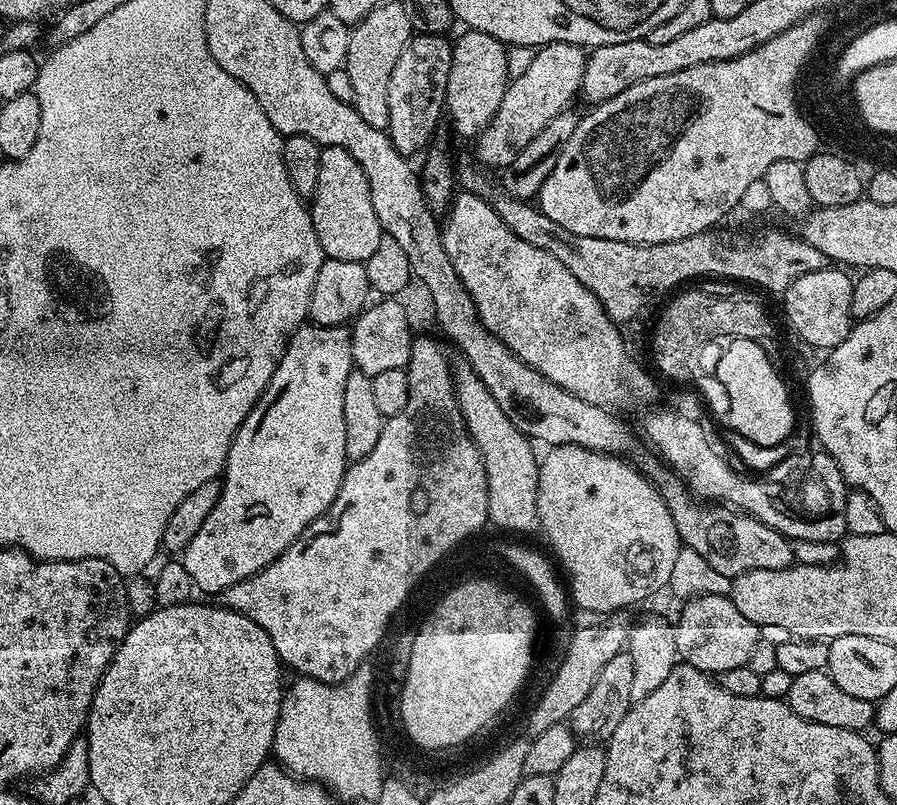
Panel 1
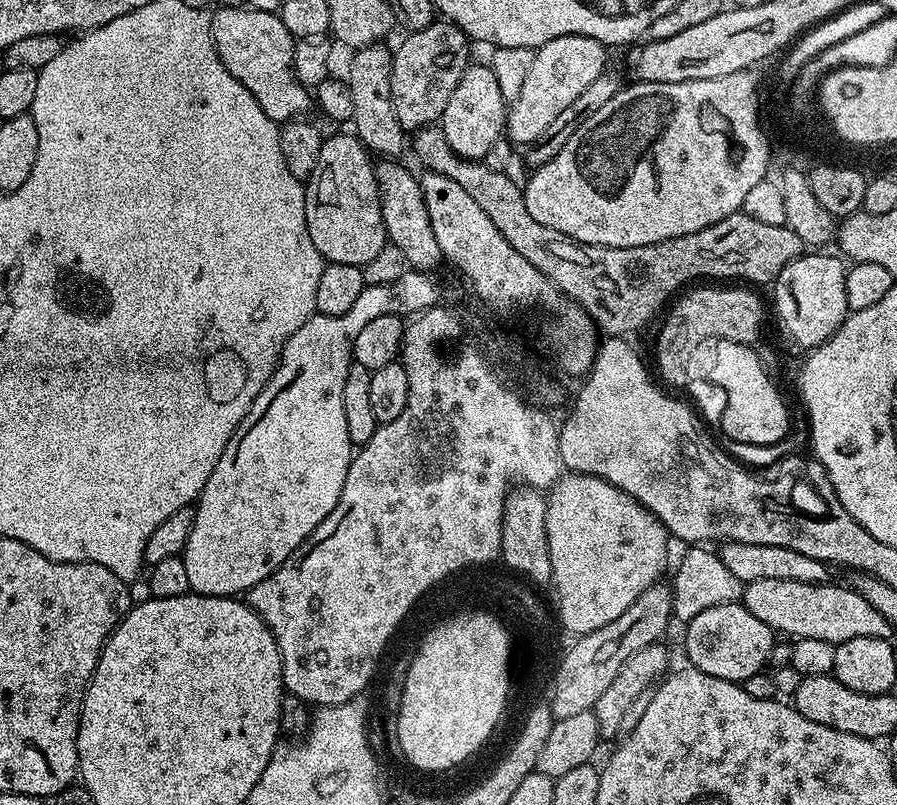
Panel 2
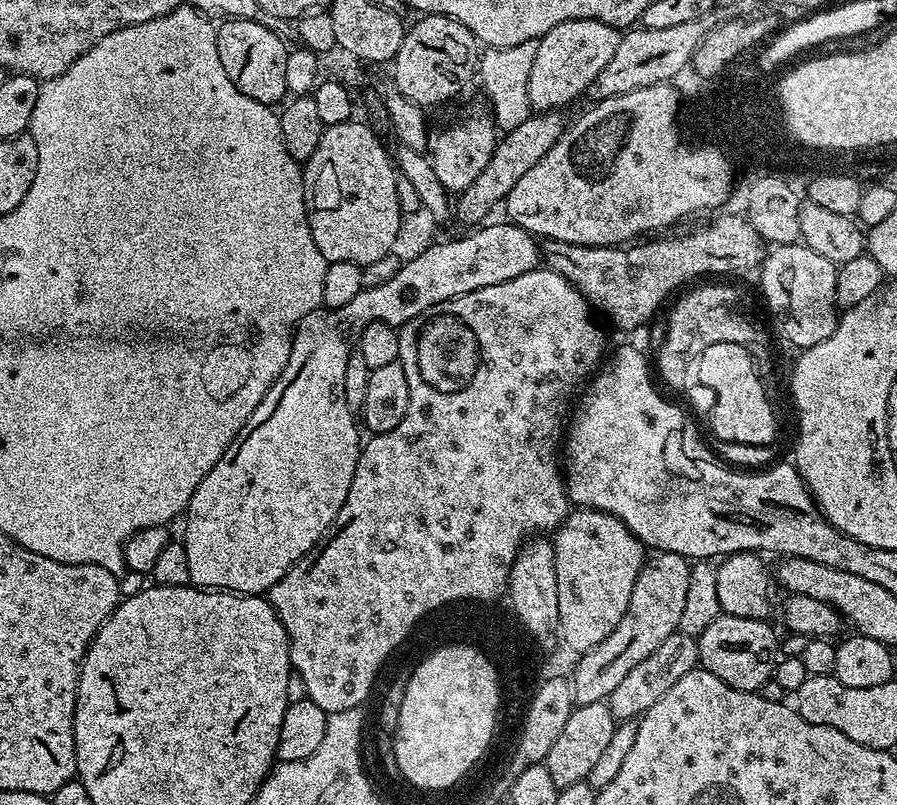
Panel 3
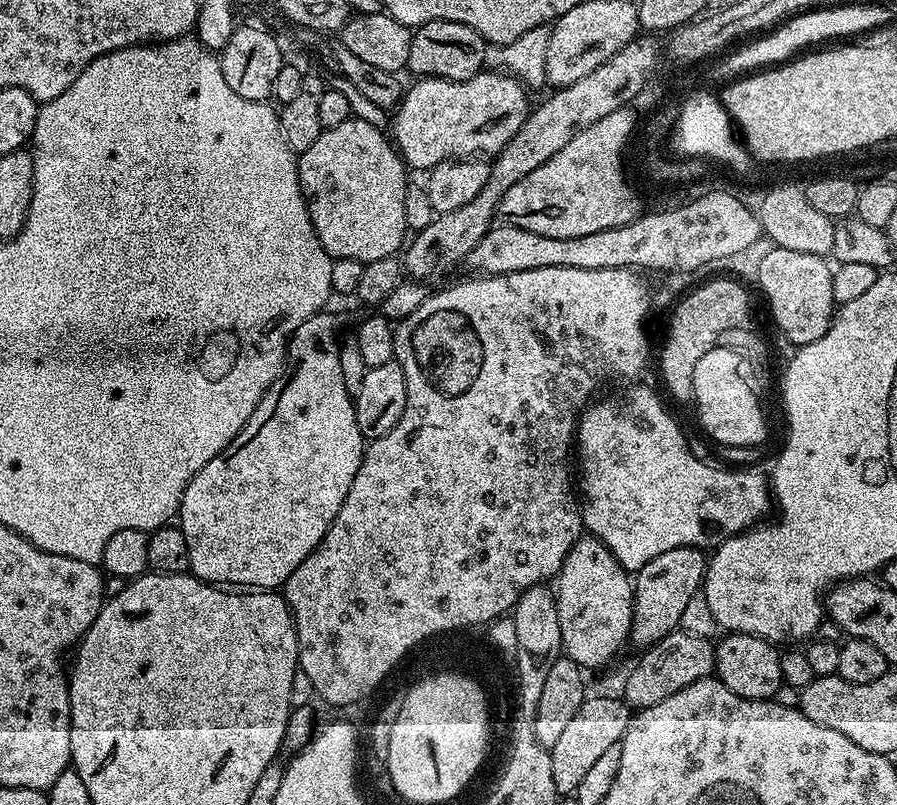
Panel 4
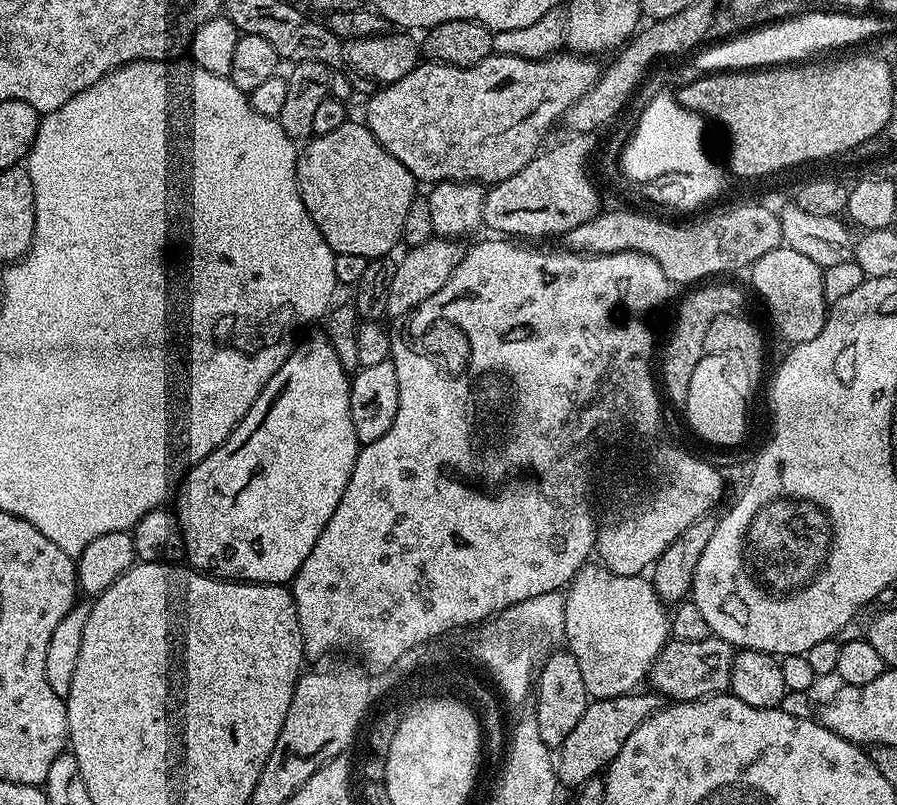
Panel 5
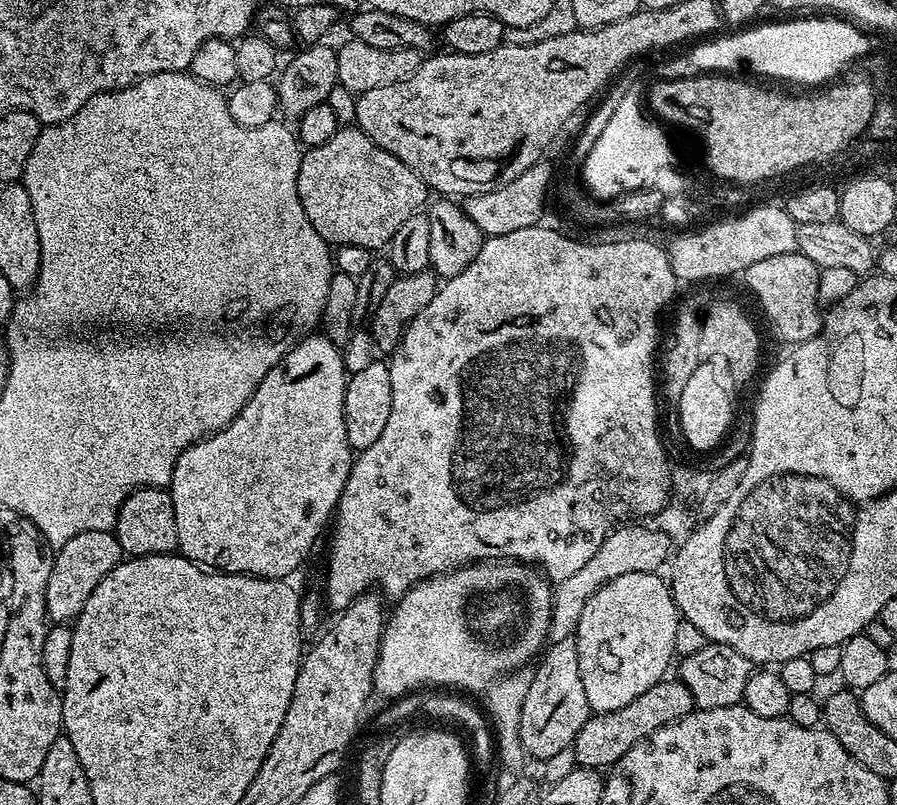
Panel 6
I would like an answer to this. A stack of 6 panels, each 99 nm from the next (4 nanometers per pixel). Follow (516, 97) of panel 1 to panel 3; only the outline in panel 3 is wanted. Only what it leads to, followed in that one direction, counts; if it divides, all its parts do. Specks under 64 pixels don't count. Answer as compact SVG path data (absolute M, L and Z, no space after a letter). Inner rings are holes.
M571 20L554 26L538 41L538 55L530 70L530 102L536 112L563 109L563 104L583 97L588 87L618 49L622 32L606 22L597 20Z

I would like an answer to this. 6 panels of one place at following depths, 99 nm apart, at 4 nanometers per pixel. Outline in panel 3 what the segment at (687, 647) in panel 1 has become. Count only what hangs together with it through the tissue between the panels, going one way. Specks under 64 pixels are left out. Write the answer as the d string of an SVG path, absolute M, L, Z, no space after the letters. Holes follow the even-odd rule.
M721 614L696 637L699 667L705 668L714 678L722 678L726 686L743 692L759 693L766 681L776 675L776 661L781 651L781 641L768 625L767 619L738 618Z

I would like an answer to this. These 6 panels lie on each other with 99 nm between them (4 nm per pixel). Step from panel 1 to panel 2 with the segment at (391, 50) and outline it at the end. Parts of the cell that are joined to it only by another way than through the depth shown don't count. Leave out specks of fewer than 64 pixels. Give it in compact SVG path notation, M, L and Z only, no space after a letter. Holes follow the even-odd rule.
M383 43L369 44L357 49L353 56L346 79L353 99L354 114L352 126L355 135L371 153L384 158L398 158L406 150L406 133L398 122L390 98L390 74L392 73L392 52ZM405 139L405 140L404 140ZM378 153L378 154L377 154Z

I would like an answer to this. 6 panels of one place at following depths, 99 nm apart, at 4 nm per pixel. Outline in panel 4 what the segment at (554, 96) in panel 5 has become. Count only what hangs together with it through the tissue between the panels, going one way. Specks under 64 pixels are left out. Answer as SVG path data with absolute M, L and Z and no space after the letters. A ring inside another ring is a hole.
M481 70L474 78L466 78L465 80L447 80L446 78L438 78L437 76L425 76L423 78L413 79L411 82L413 84L409 88L407 85L406 91L401 95L399 104L394 109L394 115L390 120L390 136L394 141L396 151L400 154L401 160L412 170L415 170L415 168L431 170L434 166L438 166L447 160L495 157L496 153L502 150L502 146L506 146L506 142L510 142L510 138L514 138L514 134L518 134L522 122L526 122L530 111L530 103L528 104L528 96L530 96L529 89L525 88L516 77L510 76L506 72Z

